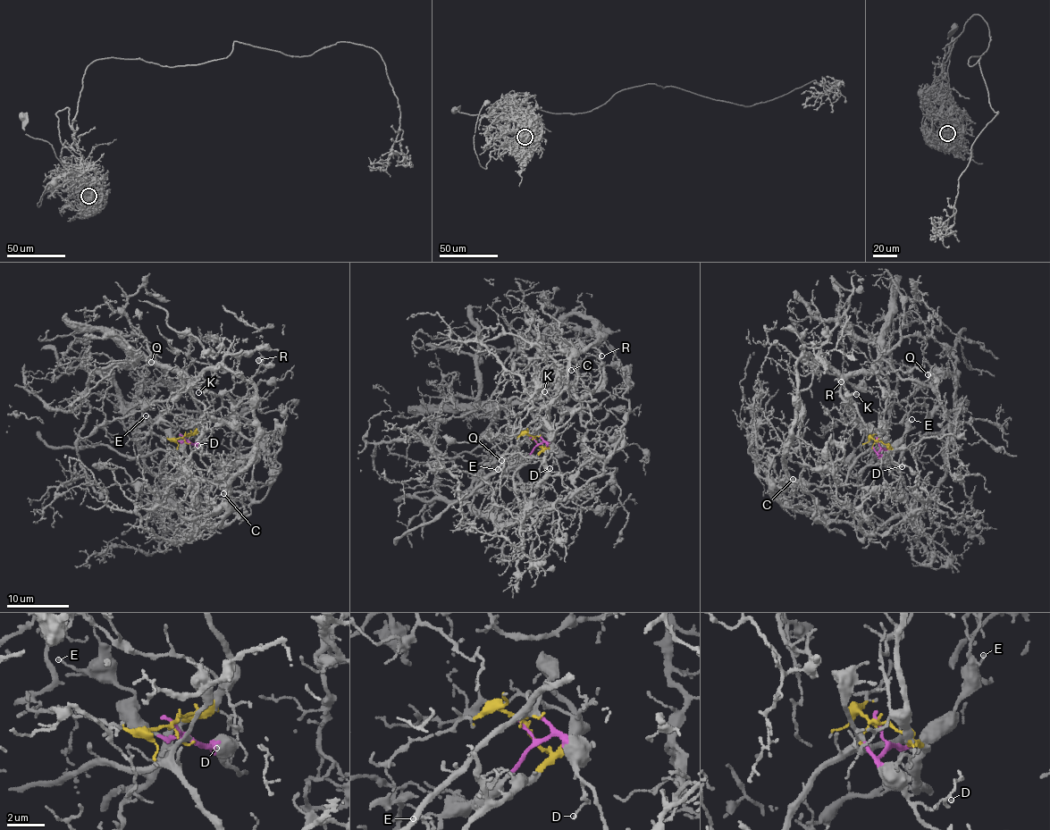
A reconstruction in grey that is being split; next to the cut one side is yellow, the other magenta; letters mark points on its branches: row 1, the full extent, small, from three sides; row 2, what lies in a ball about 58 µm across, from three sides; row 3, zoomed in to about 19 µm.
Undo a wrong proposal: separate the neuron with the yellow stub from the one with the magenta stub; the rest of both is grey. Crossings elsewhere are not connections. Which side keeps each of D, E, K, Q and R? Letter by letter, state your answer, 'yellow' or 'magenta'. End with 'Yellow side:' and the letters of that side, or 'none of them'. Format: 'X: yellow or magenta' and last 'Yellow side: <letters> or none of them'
D: magenta
E: magenta
K: yellow
Q: yellow
R: yellow
Yellow side: K, Q, R

